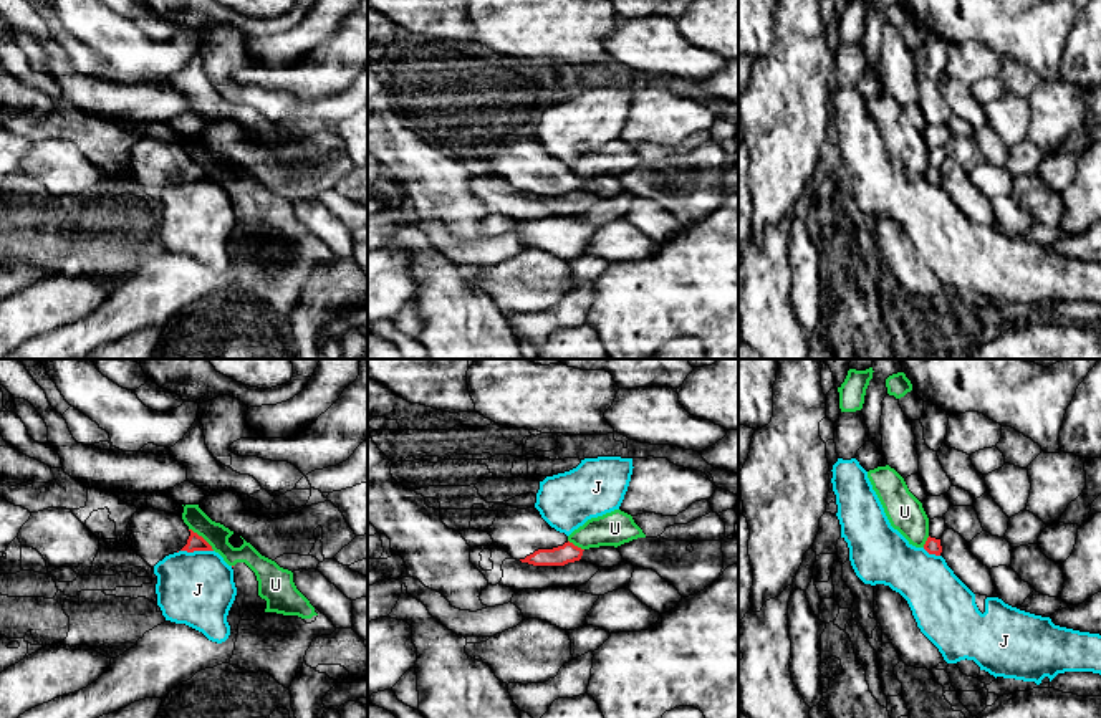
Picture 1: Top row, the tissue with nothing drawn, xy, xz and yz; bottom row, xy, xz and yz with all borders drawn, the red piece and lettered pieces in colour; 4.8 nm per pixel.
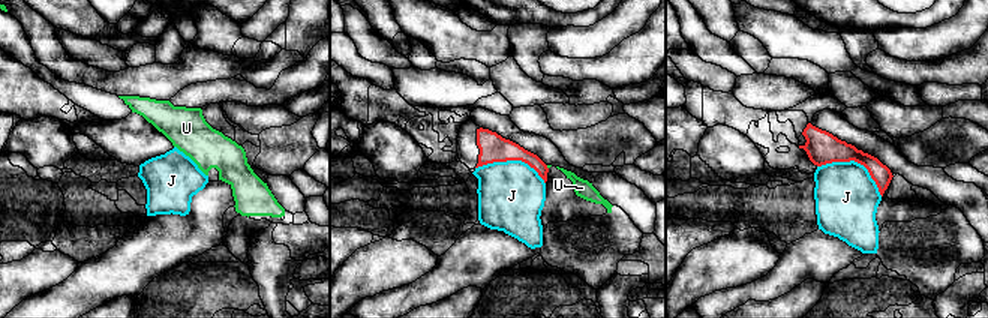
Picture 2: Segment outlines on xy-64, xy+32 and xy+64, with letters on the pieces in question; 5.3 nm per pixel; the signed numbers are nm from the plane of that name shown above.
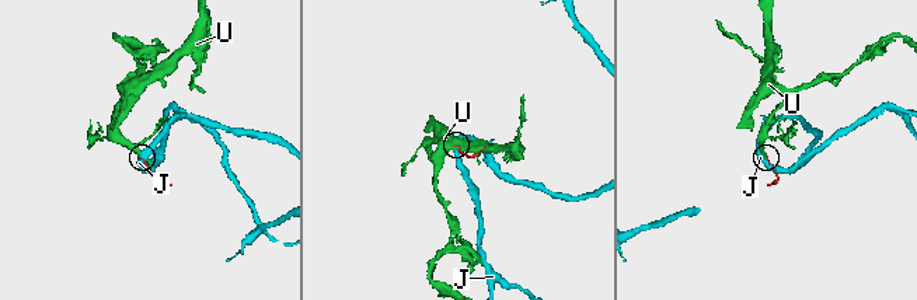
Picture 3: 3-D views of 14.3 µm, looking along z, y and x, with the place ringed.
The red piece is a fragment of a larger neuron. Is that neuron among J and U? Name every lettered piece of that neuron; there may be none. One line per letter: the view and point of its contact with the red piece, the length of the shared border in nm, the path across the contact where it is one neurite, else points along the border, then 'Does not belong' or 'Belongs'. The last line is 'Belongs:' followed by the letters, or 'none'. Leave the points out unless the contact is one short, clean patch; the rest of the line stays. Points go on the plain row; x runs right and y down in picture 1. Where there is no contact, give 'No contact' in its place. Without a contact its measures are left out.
J: Touches red at xy (194, 179). Shared border 180 nm. Does not belong
U: Touches red at xy (202, 167). Shared border 170 nm. Boundary: xy (189, 157), (214, 179). Does not belong
Belongs: none

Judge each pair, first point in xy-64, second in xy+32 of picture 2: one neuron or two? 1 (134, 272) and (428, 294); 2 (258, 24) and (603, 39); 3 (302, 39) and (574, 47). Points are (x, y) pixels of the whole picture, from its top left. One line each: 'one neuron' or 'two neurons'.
1: one neuron
2: one neuron
3: two neurons

